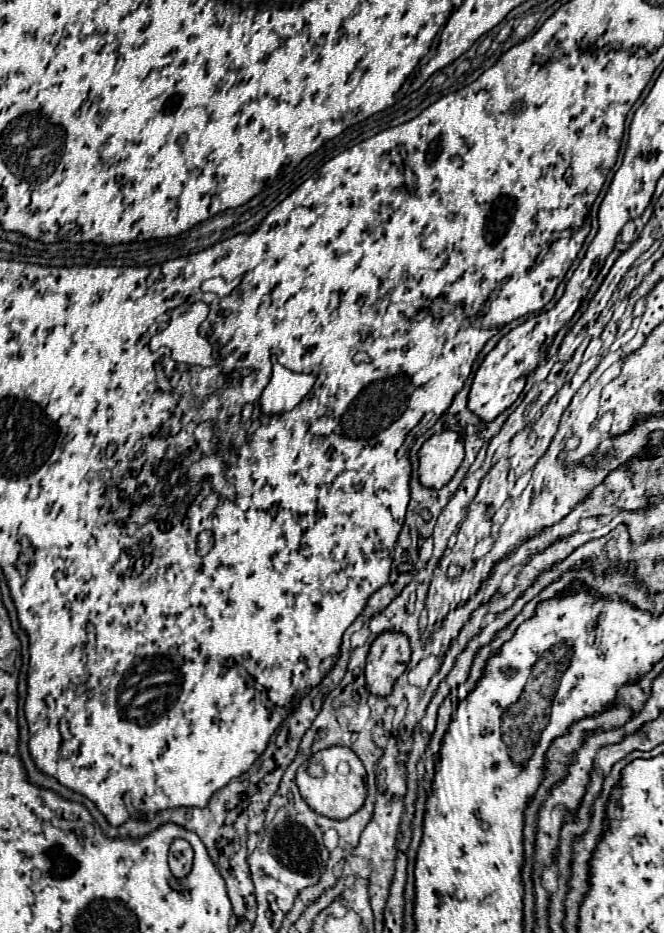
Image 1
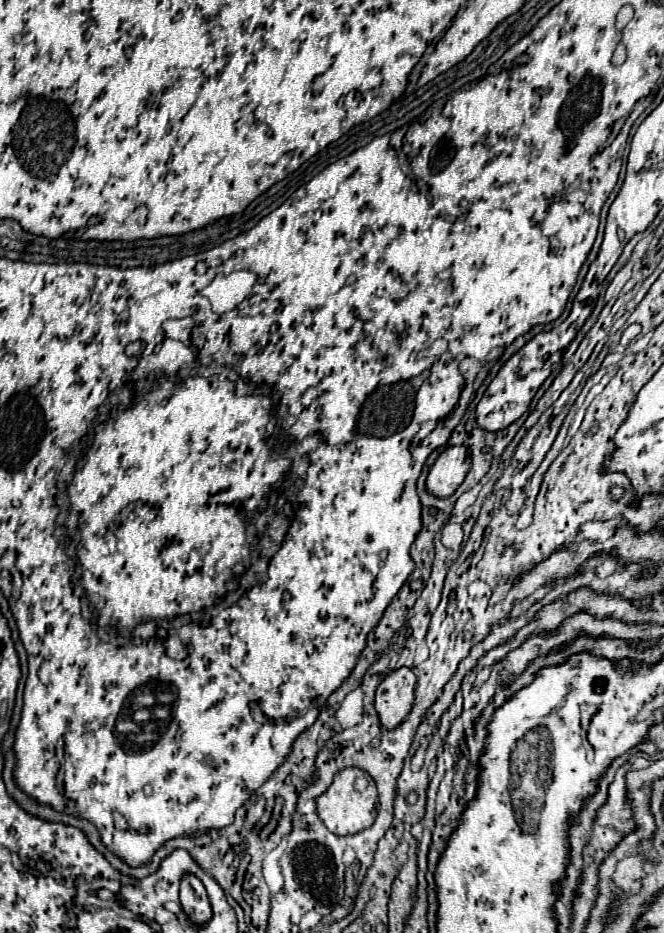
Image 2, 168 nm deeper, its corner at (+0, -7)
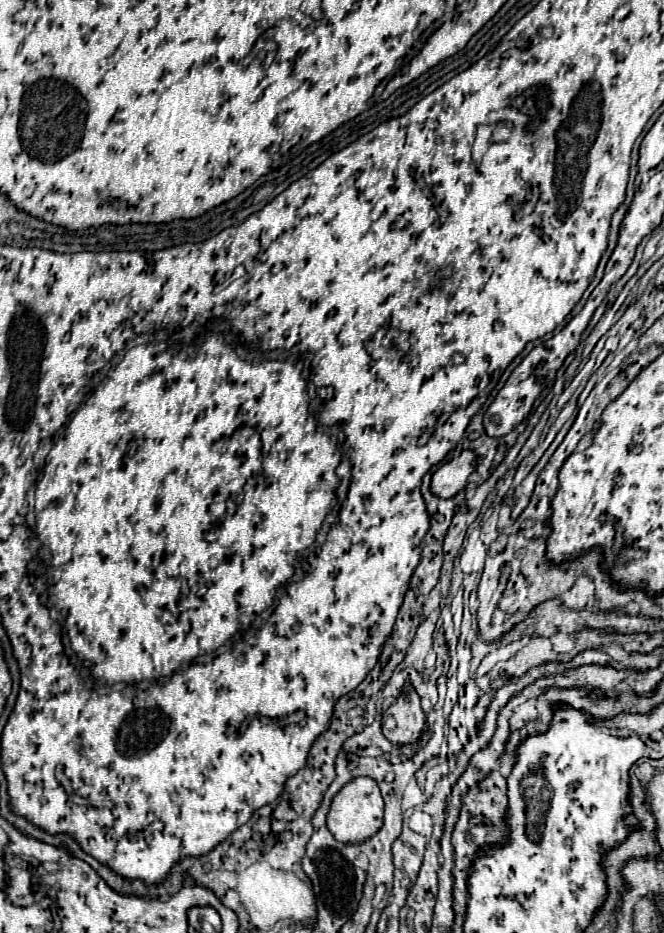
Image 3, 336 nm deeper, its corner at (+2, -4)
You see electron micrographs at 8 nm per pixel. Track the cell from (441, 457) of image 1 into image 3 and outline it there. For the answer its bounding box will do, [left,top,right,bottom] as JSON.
[431,449,477,499]

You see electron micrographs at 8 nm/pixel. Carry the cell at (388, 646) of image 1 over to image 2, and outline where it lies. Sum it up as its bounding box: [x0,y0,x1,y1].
[375,668,415,730]

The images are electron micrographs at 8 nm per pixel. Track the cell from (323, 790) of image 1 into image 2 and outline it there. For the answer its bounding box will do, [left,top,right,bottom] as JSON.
[317,768,379,836]

